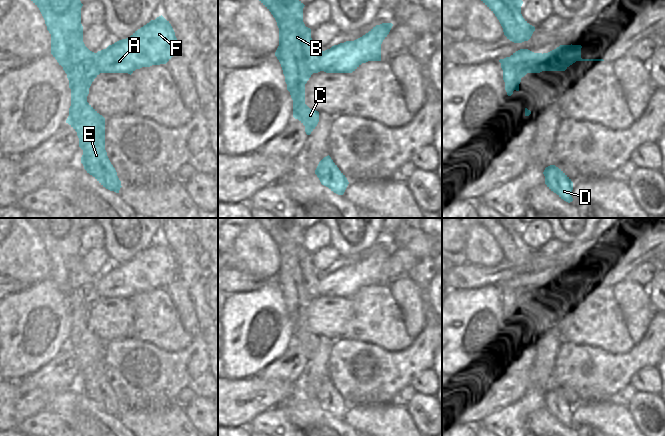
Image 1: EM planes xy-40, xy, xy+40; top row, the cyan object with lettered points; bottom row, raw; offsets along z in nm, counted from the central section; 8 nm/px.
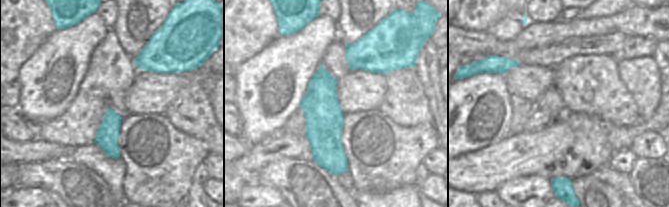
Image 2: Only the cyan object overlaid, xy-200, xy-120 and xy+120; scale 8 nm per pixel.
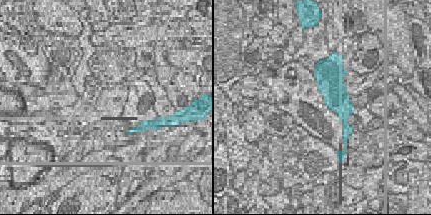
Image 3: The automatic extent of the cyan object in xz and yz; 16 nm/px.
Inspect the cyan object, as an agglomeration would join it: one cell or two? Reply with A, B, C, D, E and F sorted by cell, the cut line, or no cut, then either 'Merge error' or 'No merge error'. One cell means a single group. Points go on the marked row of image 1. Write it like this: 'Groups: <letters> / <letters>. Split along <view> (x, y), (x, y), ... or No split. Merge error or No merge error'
Groups: A F / B C D E. Split along xy (295, 62), (298, 68), (298, 103), (293, 107). Merge error

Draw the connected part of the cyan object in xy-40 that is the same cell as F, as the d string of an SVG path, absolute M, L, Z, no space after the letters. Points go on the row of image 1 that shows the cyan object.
M162 15L135 31L130 37L119 40L106 49L98 51L89 66L93 80L100 73L128 73L136 69L152 65L166 64L174 55L179 53L175 32Z

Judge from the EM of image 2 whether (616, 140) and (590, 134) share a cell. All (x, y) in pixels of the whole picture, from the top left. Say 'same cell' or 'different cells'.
different cells

